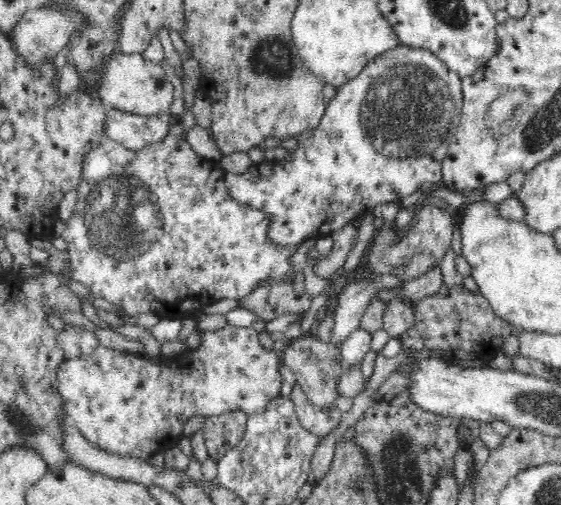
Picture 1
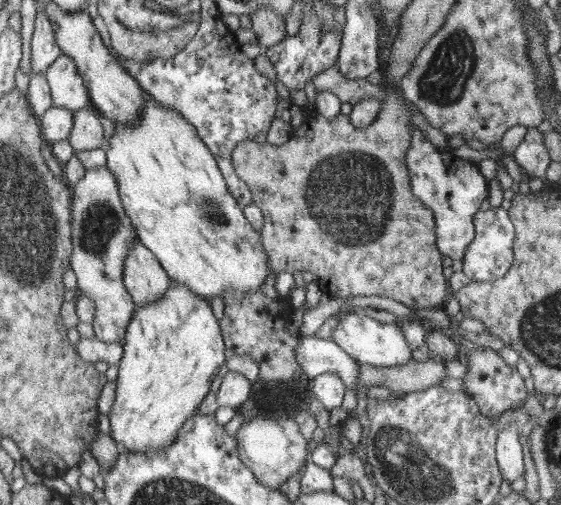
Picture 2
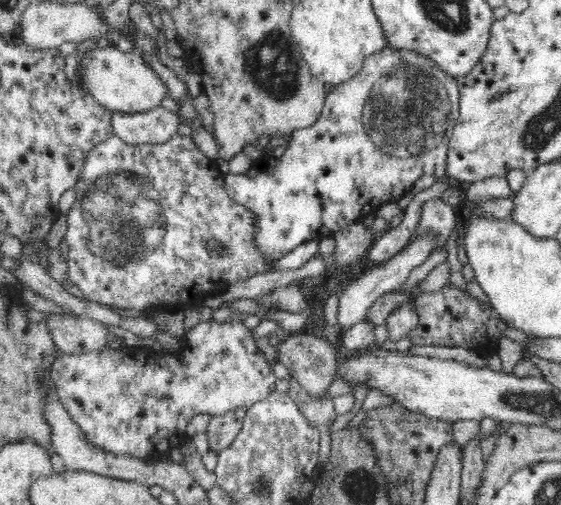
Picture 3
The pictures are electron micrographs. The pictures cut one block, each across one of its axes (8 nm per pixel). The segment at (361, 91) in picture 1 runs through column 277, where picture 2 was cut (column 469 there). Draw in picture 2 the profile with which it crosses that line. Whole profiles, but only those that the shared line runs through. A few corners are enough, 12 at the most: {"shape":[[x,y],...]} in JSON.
{"shape":[[414,124],[412,192],[434,213],[439,251],[462,260],[491,195],[480,164]]}

